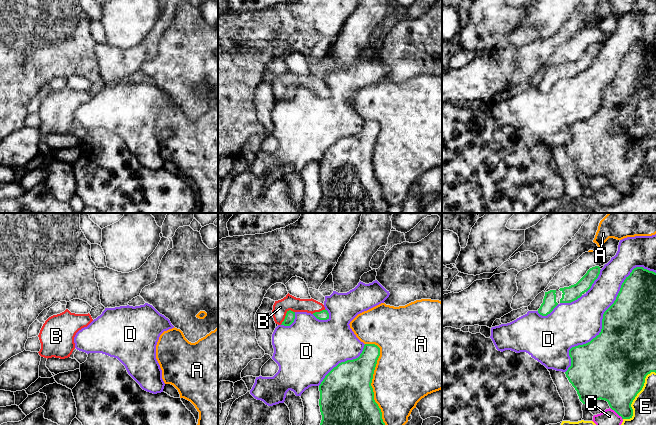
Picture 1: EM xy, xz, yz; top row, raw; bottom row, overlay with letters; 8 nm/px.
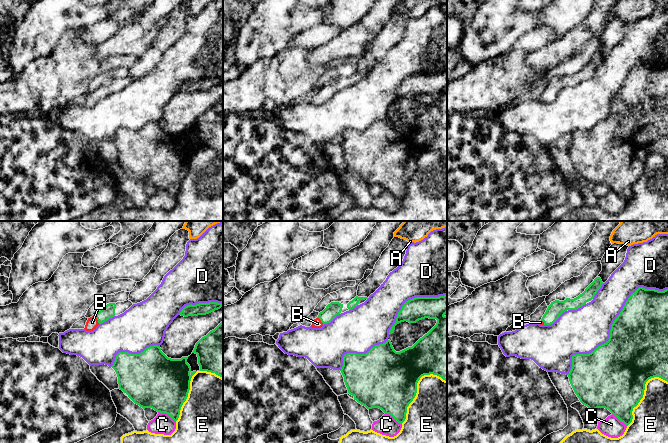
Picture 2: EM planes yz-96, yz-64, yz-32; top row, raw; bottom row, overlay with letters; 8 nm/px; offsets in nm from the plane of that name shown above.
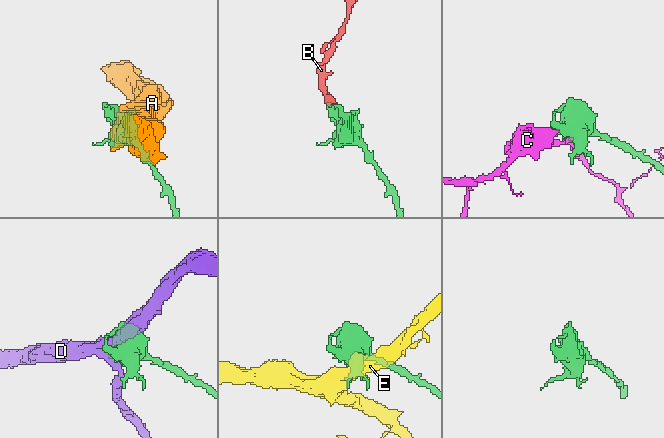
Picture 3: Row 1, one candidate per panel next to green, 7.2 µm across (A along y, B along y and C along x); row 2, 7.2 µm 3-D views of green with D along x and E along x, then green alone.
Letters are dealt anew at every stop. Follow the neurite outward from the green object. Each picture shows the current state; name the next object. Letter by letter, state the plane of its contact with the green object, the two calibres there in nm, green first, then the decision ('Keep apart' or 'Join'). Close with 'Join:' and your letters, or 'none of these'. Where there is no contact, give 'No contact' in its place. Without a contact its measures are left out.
A: Touches green in xz. Thickness 440 nm (green) against 460 nm. Keep apart
B: Touches green in xz. Thickness 80 nm (green) against 120 nm. Join
C: Touches green in yz. Thickness 360 nm (green) against 160 nm. Keep apart
D: Touches green in yz. Thickness 440 nm (green) against 340 nm. Keep apart
E: Touches green in yz. Thickness 480 nm (green) against 220 nm. Keep apart
Join: B

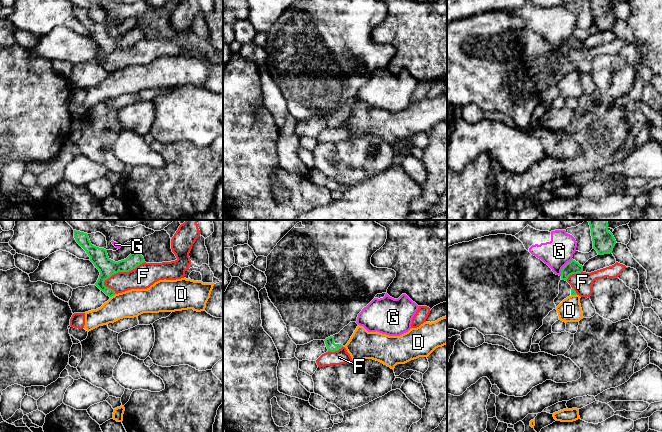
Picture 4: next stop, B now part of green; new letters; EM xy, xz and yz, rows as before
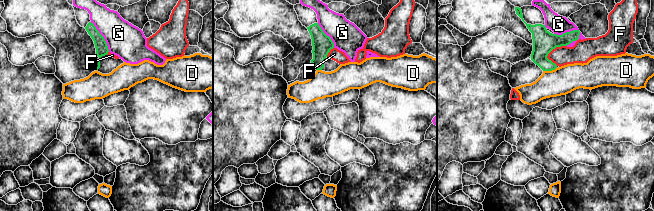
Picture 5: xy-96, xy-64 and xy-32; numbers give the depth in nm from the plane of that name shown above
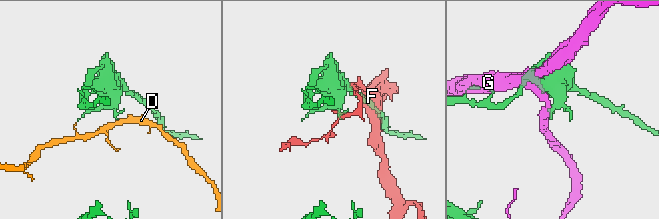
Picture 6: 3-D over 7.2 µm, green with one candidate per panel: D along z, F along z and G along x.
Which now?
D: Touches green in xy. Thickness 140 nm (green) against 220 nm. Keep apart
F: Touches green in xy. Thickness 140 nm (green) against 190 nm. Keep apart
G: Touches green in yz. Thickness 110 nm (green) against 220 nm. Keep apart
Join: none of these

